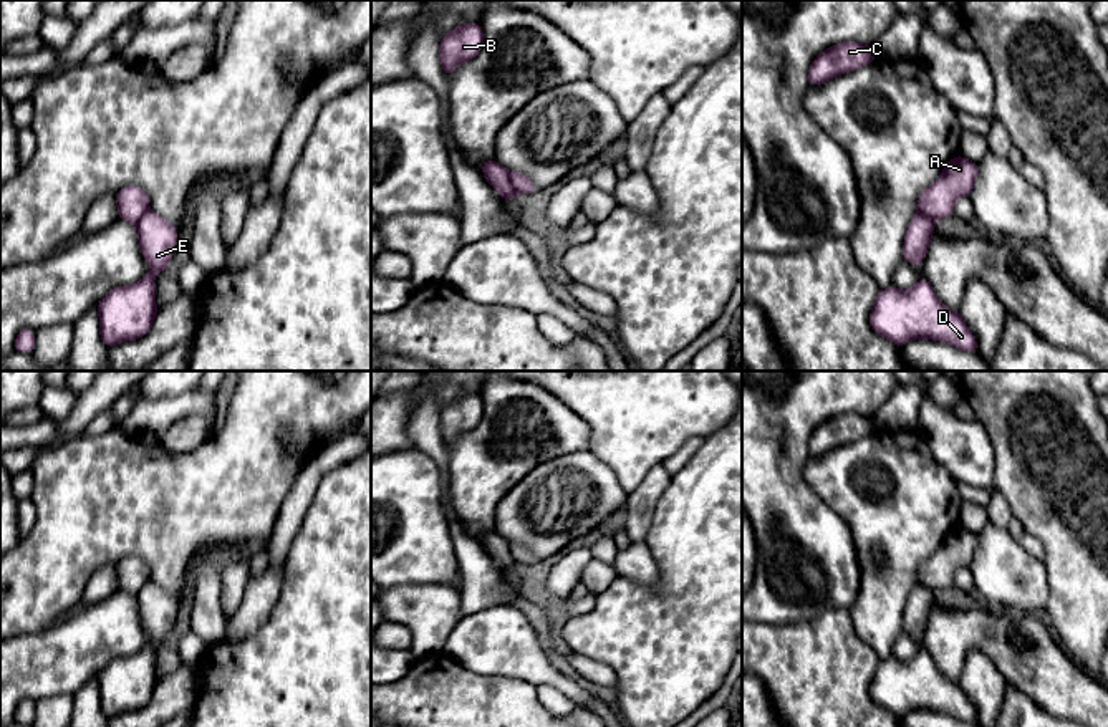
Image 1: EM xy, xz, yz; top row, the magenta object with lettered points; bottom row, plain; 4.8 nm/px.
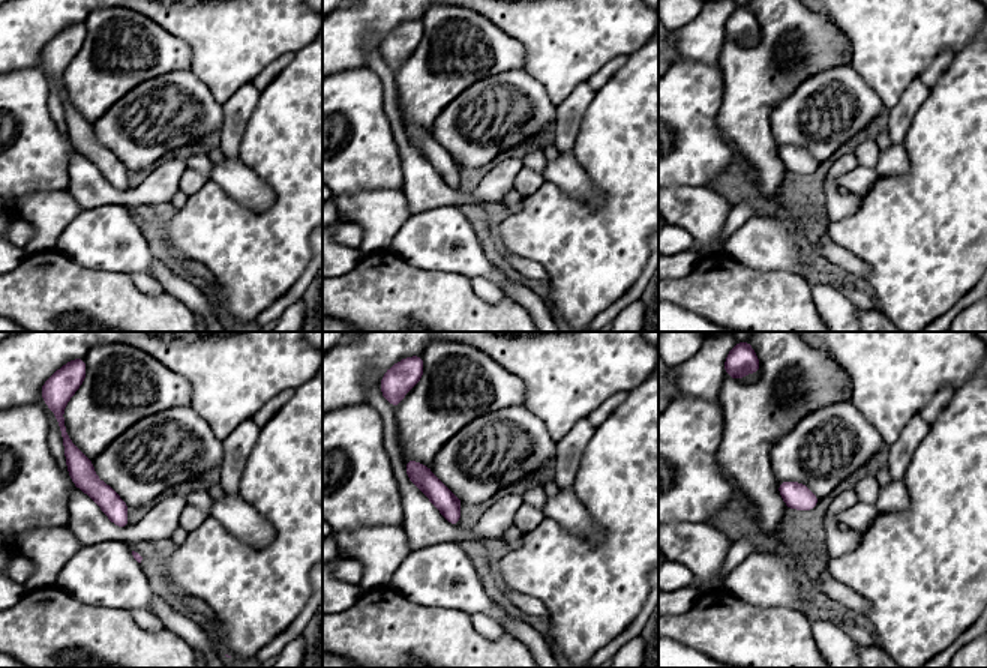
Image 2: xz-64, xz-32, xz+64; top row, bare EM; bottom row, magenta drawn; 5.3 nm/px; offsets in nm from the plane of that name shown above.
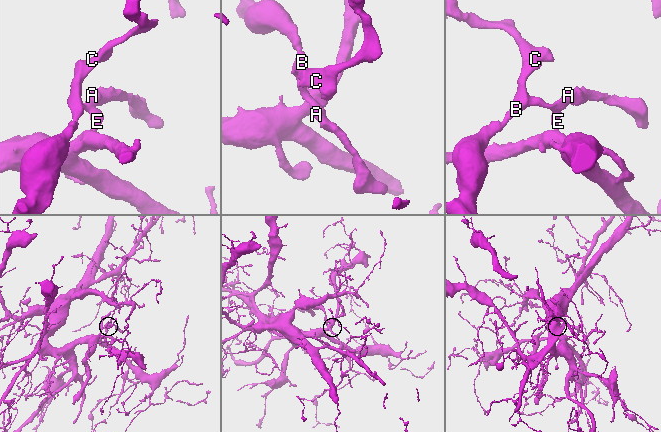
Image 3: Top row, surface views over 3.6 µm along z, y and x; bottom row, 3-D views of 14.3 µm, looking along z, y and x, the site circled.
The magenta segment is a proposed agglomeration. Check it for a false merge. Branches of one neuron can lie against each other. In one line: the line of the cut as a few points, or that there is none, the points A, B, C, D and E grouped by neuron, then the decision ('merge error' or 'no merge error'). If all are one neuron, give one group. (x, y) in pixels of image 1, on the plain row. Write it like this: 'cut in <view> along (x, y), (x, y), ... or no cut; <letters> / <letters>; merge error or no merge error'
cut in xz along (507, 542), (509, 552), (517, 562); A B C / D E; merge error

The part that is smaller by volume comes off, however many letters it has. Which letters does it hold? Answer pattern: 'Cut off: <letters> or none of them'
Cut off: A, B, C

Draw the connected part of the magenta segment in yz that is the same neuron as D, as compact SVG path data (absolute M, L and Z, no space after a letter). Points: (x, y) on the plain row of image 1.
M924 648L906 662L894 656L879 661L870 684L870 696L898 719L911 710L931 709L977 724L977 710L959 682L946 679Z

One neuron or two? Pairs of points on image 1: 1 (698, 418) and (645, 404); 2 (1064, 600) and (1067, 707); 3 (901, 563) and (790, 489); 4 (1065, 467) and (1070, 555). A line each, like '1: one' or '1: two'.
1: one
2: two
3: two
4: one

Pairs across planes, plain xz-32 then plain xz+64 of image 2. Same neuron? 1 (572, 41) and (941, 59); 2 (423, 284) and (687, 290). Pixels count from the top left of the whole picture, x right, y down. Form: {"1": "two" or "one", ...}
{"1": "two", "2": "one"}

